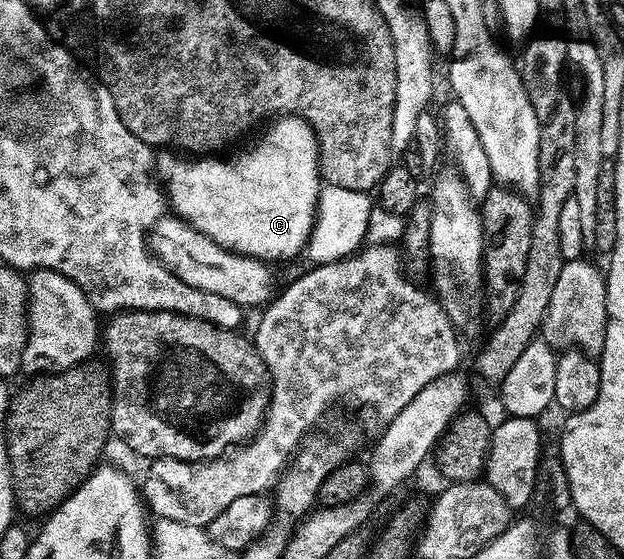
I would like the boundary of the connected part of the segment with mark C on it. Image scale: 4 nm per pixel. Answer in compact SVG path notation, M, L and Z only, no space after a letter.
M282 116L269 128L254 150L249 150L238 158L229 158L226 162L220 162L222 159L217 156L209 156L204 160L165 156L169 158L159 162L159 178L167 191L167 202L172 213L186 225L203 232L224 250L274 264L273 262L285 262L288 258L297 258L306 253L309 239L316 228L323 179L321 146L317 142L317 133L304 118Z

